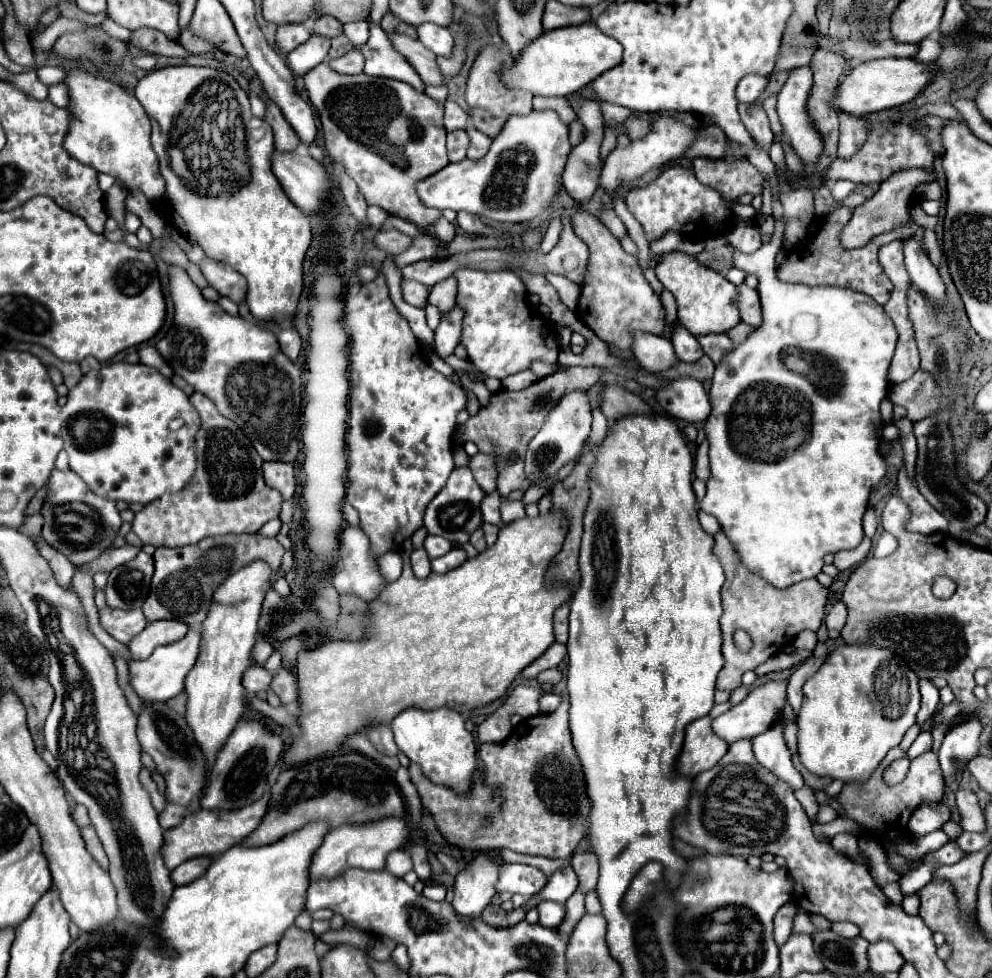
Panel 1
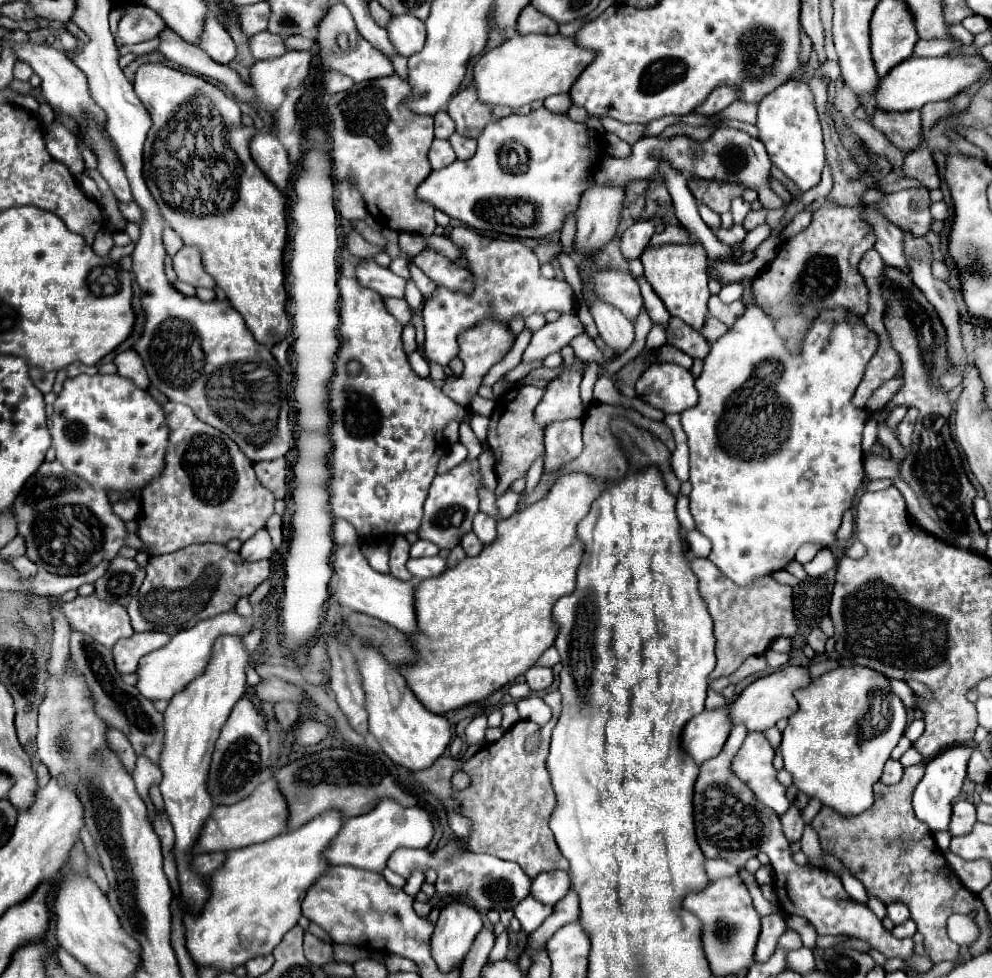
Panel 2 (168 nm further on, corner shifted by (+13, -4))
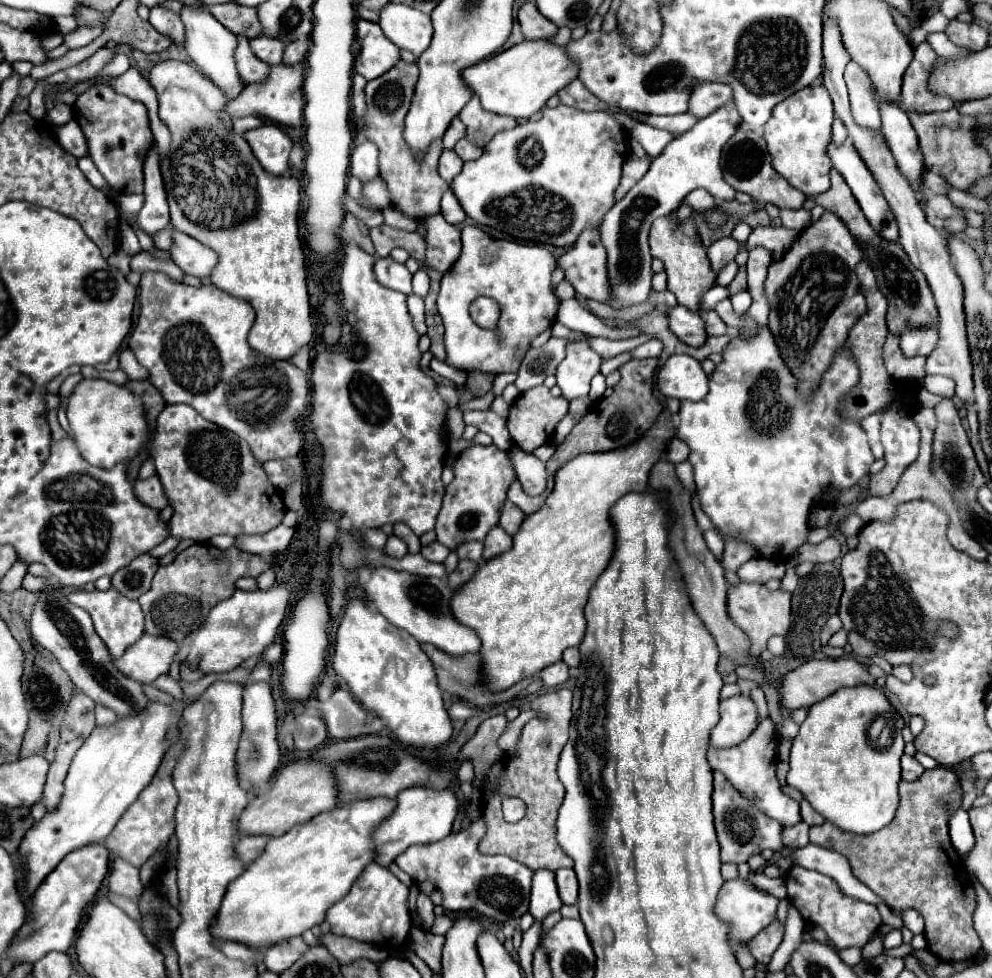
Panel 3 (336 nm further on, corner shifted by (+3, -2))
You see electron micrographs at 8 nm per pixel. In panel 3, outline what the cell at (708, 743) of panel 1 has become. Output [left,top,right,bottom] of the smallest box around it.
[709,695,757,749]

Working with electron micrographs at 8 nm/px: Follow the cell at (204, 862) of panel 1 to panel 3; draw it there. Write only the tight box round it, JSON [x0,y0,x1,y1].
[235,835,269,865]

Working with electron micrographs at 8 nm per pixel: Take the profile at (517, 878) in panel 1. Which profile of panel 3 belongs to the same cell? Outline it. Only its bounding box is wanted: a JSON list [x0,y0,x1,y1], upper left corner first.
[395,819,533,923]

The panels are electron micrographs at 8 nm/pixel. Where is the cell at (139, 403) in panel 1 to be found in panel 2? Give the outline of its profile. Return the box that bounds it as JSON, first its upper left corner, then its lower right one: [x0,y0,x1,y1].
[51,375,167,491]

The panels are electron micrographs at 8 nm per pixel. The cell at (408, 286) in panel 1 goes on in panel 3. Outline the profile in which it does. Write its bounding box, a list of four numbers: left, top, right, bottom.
[375,257,411,295]

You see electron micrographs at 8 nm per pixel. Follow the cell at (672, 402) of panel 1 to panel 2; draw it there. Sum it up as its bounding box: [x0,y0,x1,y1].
[637,363,697,413]

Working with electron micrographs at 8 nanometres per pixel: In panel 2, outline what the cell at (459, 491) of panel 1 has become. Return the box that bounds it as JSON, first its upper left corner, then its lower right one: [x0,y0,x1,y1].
[419,459,481,549]

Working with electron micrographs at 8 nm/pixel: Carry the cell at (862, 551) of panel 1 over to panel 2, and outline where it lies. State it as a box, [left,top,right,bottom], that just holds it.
[803,549,835,575]

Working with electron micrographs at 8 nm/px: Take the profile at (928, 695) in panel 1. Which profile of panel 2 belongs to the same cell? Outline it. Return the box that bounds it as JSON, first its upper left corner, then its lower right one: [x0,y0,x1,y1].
[889,679,915,709]

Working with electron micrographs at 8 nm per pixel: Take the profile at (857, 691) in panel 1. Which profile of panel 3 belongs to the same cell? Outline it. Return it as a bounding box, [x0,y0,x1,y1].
[787,685,903,835]

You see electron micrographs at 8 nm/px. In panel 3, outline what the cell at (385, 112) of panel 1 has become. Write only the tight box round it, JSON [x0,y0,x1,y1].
[357,61,449,219]

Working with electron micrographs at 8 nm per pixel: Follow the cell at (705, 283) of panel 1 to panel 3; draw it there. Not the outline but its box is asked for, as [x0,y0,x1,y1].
[649,217,717,311]

